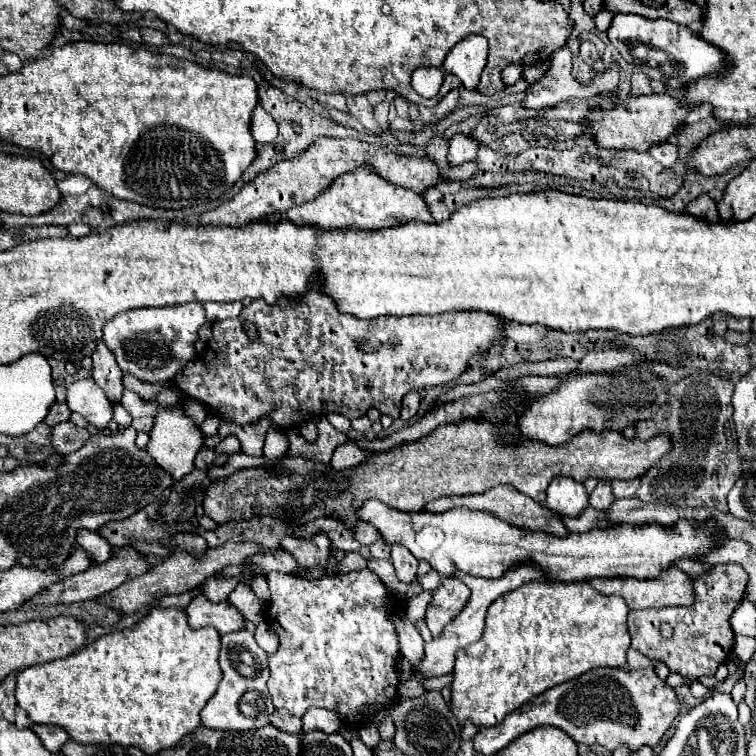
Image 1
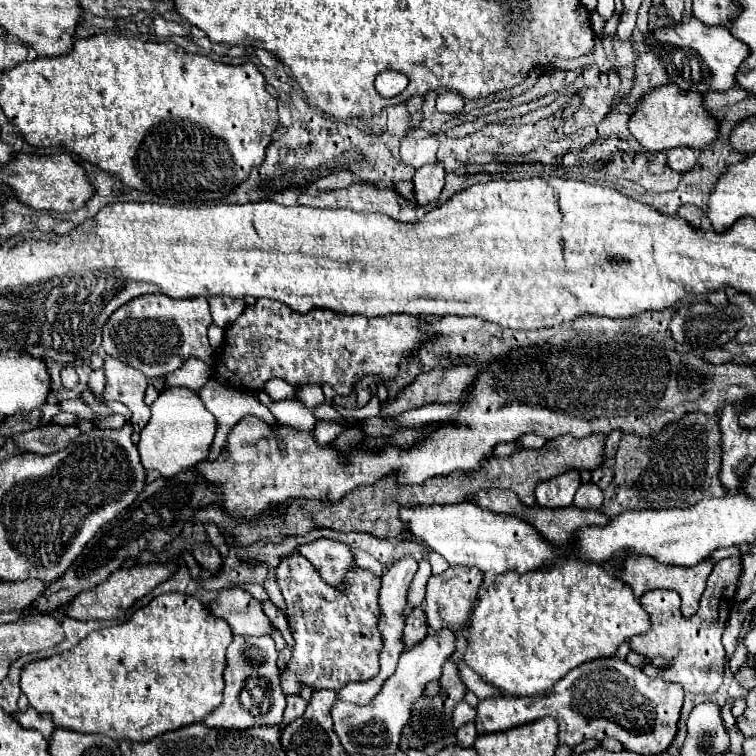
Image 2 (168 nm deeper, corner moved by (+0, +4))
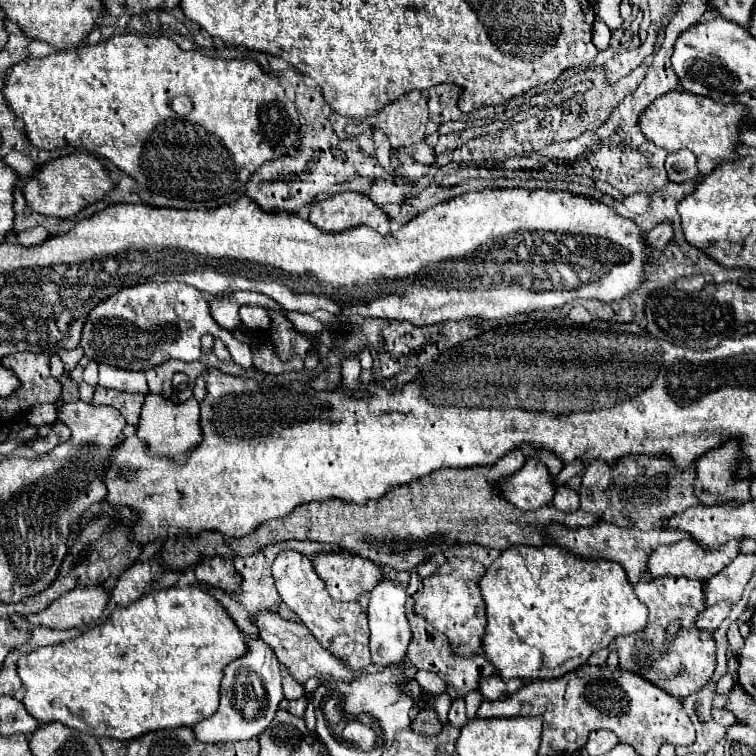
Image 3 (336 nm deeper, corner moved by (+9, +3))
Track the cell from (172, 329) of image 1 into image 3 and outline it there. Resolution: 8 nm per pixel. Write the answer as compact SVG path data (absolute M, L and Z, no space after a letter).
M174 281L140 283L120 289L90 311L90 317L82 327L80 349L90 361L106 363L120 369L142 371L156 367L168 359L198 361L202 355L200 337L204 333L220 337L228 345L230 355L238 365L242 365L244 369L252 365L250 345L234 339L230 331L218 327L218 323L210 317L210 307L204 295L198 293L198 289L190 289L190 285Z

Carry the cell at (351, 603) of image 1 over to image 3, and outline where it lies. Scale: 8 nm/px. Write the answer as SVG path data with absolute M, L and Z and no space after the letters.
M282 551L272 567L278 593L290 611L312 631L312 635L334 655L342 657L350 669L366 669L370 665L368 651L368 619L358 601L334 601L316 575L308 557L296 551Z

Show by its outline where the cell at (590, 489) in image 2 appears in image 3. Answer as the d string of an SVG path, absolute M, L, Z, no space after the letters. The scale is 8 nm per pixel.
M562 485L562 487L556 489L554 499L552 499L552 505L554 505L556 509L560 509L560 511L572 513L572 511L578 511L578 507L580 507L578 501L580 501L580 499L578 499L578 493L576 493L574 489Z

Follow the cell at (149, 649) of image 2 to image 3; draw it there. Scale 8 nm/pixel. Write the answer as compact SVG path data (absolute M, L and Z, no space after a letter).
M198 585L192 587L168 587L168 589L158 589L158 591L150 591L148 595L140 597L138 601L130 603L124 609L114 611L108 621L104 625L98 625L62 645L50 645L50 647L42 647L32 651L30 655L24 655L18 661L18 675L26 687L26 695L24 695L24 707L30 715L34 715L38 721L42 723L50 723L50 721L60 721L72 729L78 731L92 731L98 733L98 737L116 737L122 741L140 737L144 733L156 731L156 729L170 729L170 727L182 727L188 725L192 727L194 723L210 717L212 713L216 713L218 709L218 699L220 699L220 681L224 677L224 667L228 665L228 661L234 661L238 657L242 657L242 653L246 653L246 637L244 633L238 629L238 625L232 621L232 617L226 613L226 609L206 591L202 591Z

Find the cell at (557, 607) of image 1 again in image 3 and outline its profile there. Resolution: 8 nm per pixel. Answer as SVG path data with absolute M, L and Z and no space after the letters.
M552 543L544 547L516 545L502 551L480 579L480 589L488 607L488 627L482 639L482 649L502 679L524 677L532 681L562 677L584 665L592 653L608 647L618 635L642 631L648 617L646 605L636 597L620 563L606 559L578 559Z

